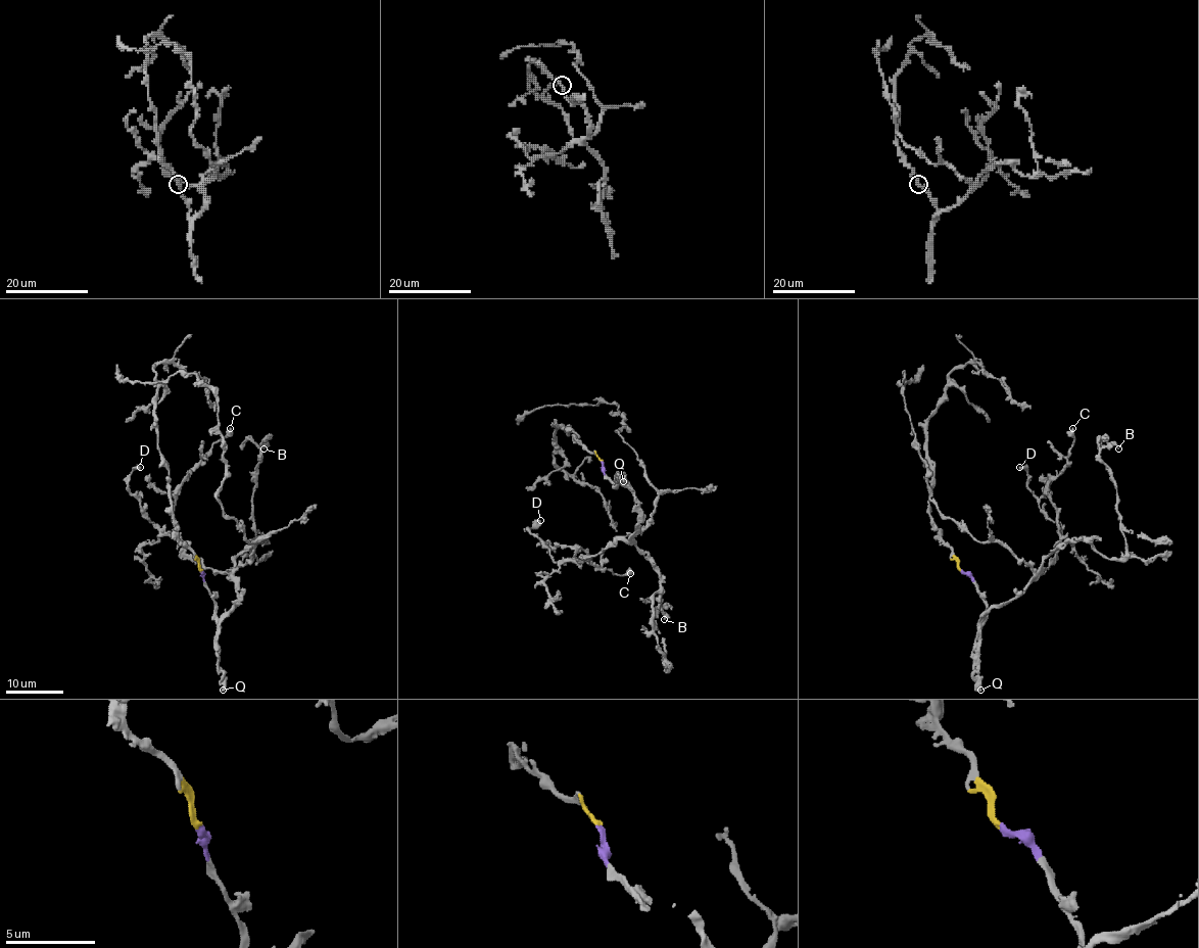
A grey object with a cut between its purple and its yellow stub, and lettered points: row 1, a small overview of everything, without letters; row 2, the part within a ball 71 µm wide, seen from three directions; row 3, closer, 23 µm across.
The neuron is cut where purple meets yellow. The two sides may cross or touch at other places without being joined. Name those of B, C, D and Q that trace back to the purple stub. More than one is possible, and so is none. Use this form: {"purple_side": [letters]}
{"purple_side": ["B", "C", "D", "Q"]}

